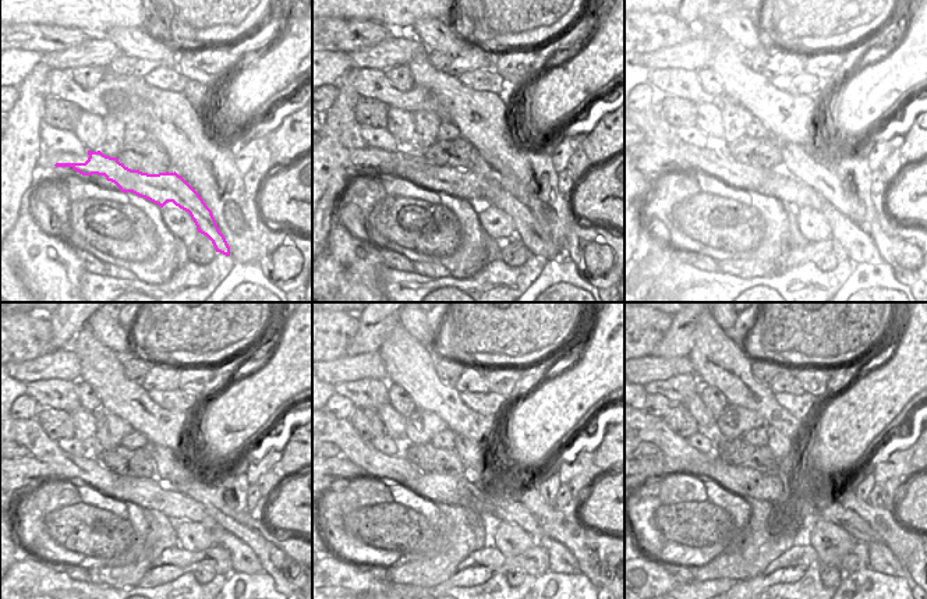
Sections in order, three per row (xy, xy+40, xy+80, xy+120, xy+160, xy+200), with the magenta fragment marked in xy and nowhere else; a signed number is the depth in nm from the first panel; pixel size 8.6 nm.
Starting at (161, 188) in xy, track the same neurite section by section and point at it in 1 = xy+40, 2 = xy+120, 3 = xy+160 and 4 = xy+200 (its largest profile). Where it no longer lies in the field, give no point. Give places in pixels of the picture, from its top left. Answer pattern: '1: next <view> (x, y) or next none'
1: next xy+40 (466, 184)
2: next xy+120 (87, 470)
3: next xy+160 (340, 432)
4: next xy+200 (655, 431)

